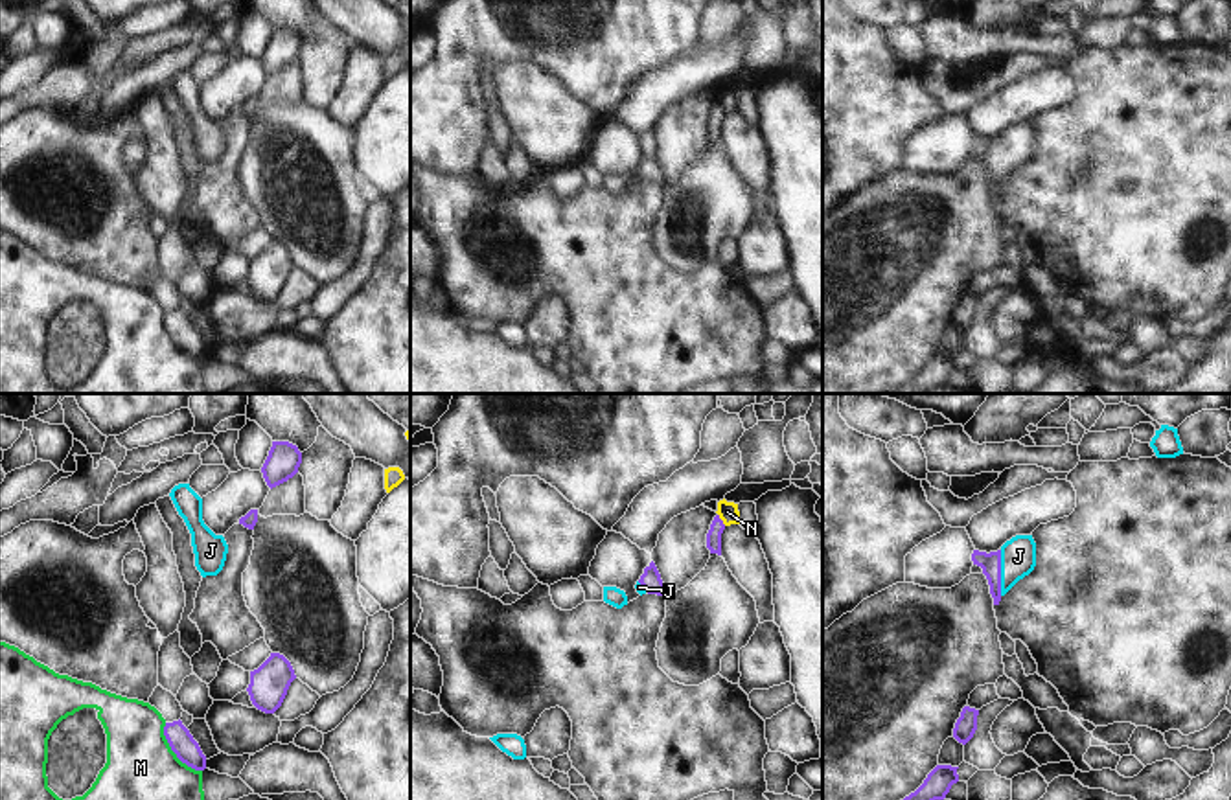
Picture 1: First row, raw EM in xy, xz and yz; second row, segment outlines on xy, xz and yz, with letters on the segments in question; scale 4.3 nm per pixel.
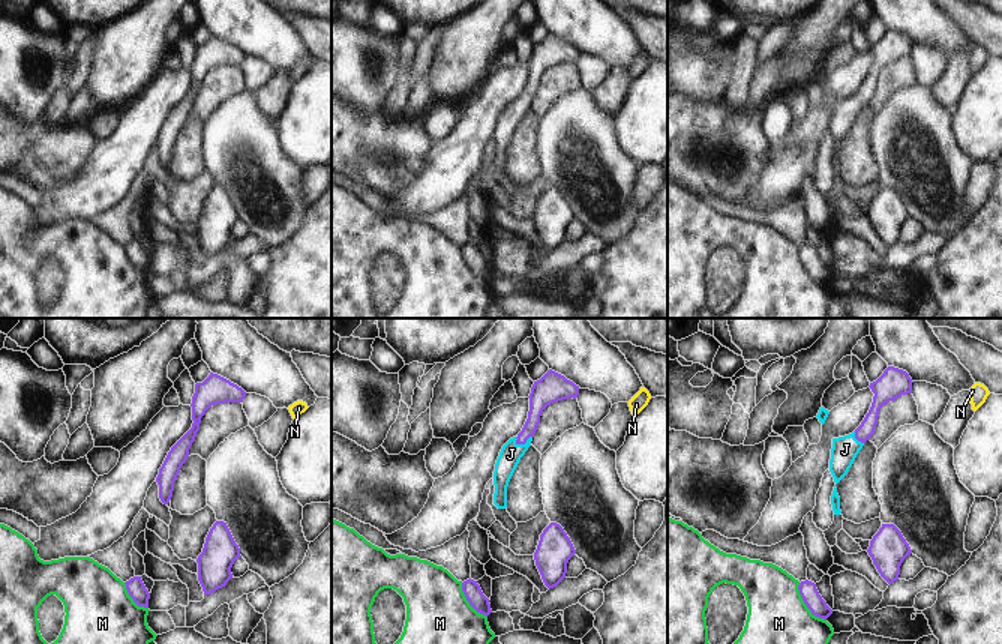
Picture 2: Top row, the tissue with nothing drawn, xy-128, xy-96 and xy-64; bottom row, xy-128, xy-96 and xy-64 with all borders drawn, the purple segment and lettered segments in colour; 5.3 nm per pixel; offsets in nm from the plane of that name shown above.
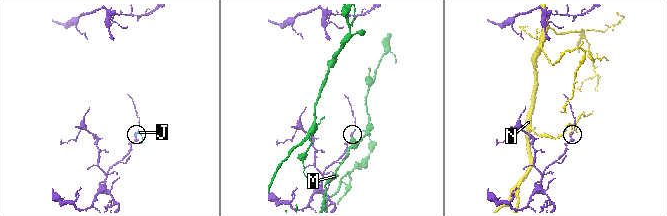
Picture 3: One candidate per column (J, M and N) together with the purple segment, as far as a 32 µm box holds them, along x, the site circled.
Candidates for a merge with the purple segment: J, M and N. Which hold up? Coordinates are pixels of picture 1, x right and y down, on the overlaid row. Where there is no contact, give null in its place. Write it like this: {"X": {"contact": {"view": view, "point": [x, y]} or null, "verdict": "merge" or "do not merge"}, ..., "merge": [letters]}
{"J": {"contact": {"view": "yz", "point": [1000, 572]}, "verdict": "merge"}, "M": {"contact": {"view": "xy", "point": [173, 751]}, "verdict": "do not merge"}, "N": {"contact": {"view": "xz", "point": [720, 519]}, "verdict": "do not merge"}, "merge": ["J"]}

